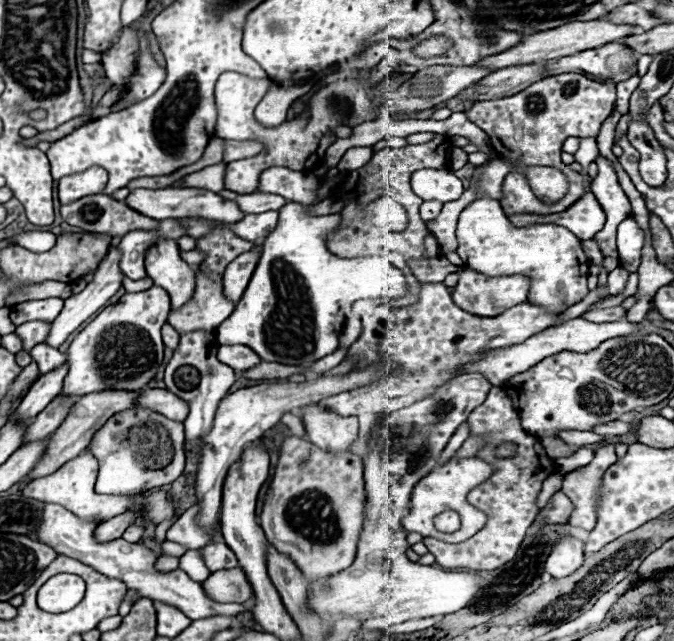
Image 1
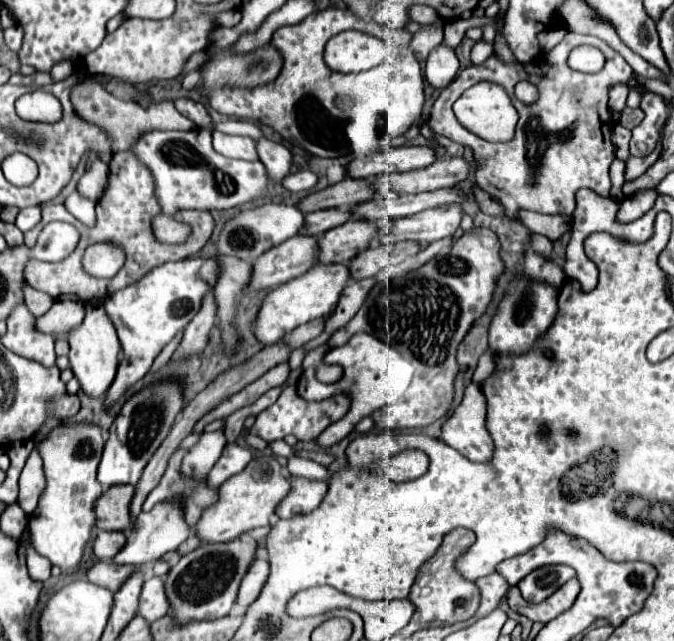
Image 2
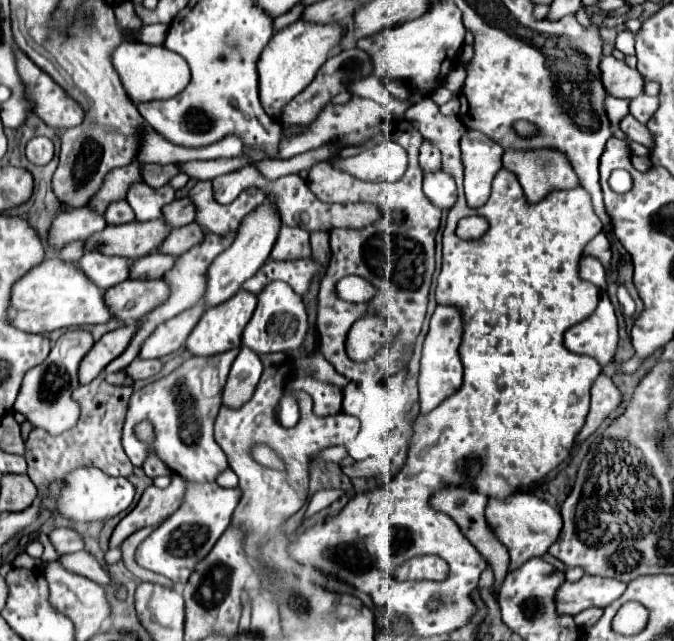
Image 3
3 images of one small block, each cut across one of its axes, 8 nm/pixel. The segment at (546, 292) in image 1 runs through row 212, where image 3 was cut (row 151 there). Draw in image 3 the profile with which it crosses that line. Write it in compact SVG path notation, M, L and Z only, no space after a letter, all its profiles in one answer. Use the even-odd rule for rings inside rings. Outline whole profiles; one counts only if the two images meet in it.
M466 130L460 140L462 164L464 164L464 192L470 208L480 208L491 193L496 172L502 168L502 146L480 134L478 130Z

